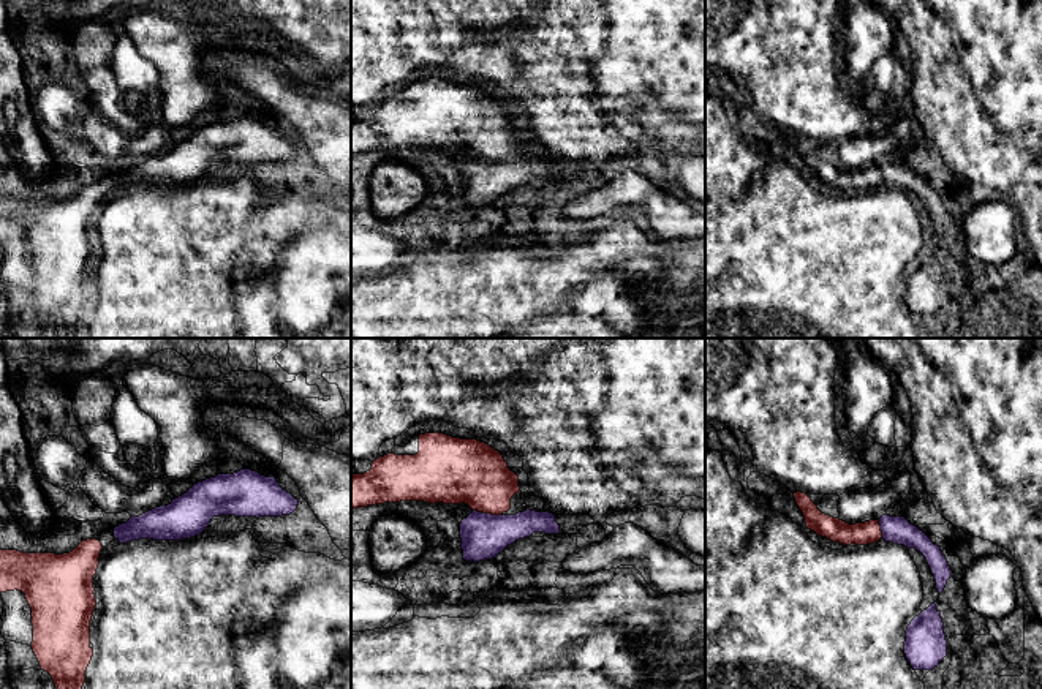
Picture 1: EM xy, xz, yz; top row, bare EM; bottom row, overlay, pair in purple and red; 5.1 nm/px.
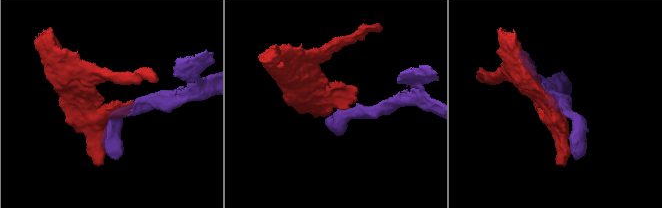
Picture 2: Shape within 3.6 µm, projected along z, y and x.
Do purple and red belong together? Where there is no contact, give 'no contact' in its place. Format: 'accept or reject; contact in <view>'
accept; contact in xz

